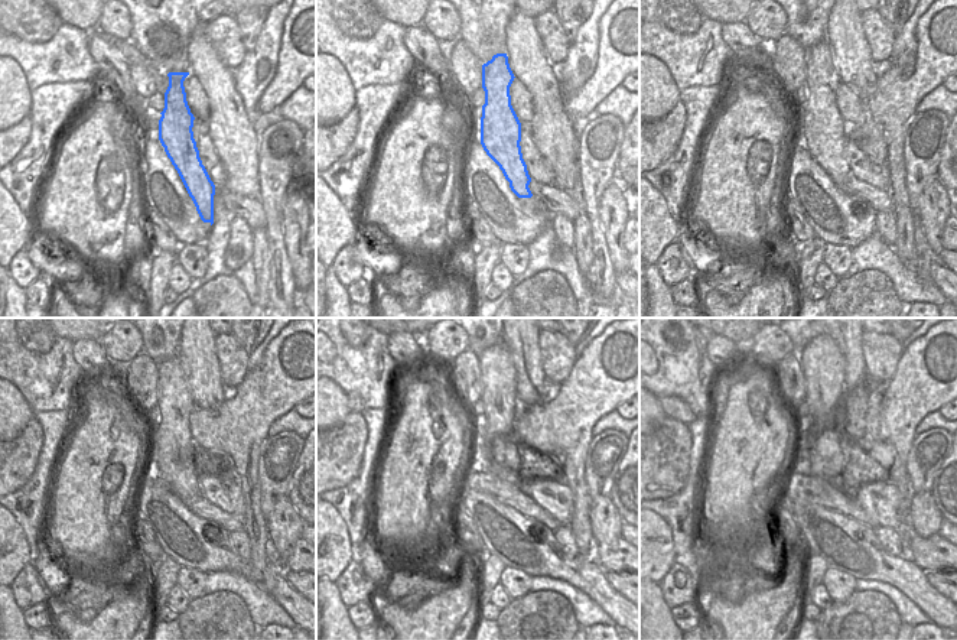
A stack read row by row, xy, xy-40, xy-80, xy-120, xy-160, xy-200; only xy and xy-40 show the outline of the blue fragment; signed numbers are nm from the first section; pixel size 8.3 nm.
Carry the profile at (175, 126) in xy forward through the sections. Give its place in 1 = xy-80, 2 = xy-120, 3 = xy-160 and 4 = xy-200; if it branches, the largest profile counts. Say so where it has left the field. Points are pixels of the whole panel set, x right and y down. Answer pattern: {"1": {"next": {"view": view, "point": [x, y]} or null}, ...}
{"1": {"next": {"view": "xy-80", "point": [823, 127]}}, "2": {"next": {"view": "xy-120", "point": [172, 447]}}, "3": {"next": {"view": "xy-160", "point": [498, 396]}}, "4": {"next": {"view": "xy-200", "point": [823, 366]}}}

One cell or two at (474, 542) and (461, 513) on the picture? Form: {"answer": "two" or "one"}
{"answer": "one"}

